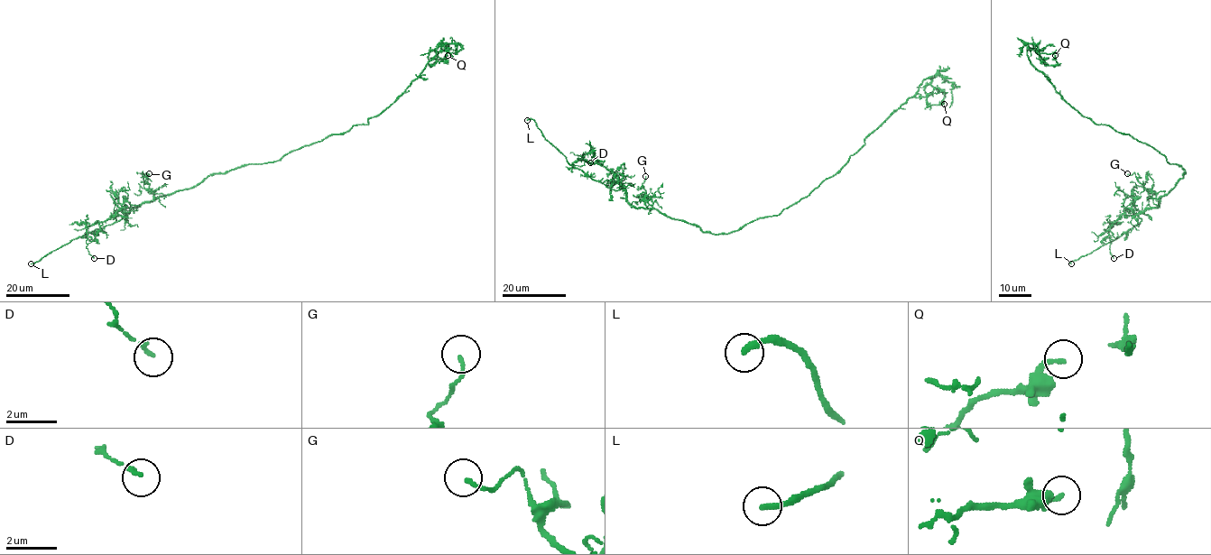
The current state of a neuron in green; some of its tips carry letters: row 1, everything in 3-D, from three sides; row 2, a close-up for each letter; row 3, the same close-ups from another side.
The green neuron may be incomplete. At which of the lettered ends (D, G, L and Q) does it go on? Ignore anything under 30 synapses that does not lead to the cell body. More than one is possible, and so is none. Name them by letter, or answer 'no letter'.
L

